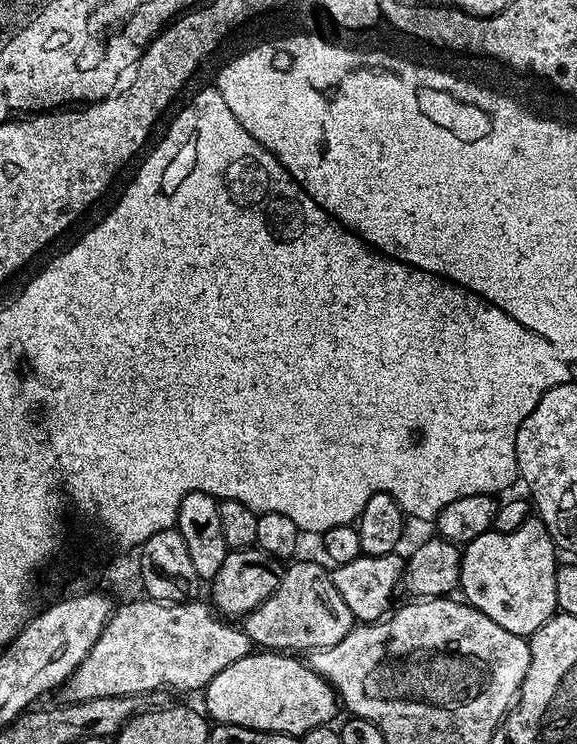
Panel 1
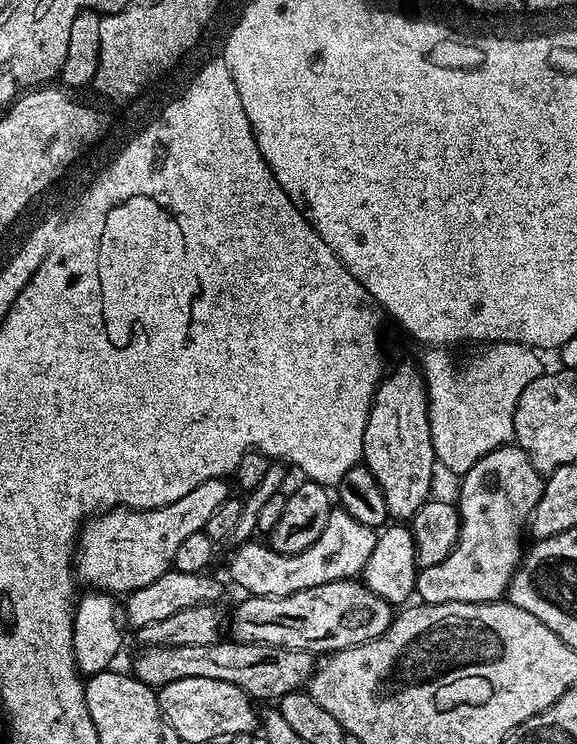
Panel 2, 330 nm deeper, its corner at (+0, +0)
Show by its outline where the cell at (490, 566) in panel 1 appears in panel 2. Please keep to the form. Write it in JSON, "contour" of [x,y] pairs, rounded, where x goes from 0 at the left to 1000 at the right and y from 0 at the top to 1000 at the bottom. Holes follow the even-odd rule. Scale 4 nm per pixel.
{"contour":[[[893,595],[875,597],[842,610],[811,634],[802,636],[797,651],[797,716],[787,739],[766,755],[721,770],[719,800],[737,812],[808,809],[809,812],[849,812],[865,808],[880,794],[880,784],[899,763],[905,751],[901,724],[917,708],[922,687],[943,663],[945,641],[919,621],[919,616]]]}

